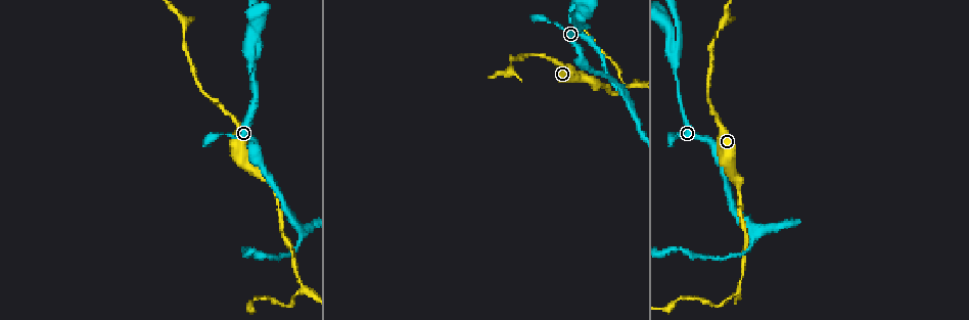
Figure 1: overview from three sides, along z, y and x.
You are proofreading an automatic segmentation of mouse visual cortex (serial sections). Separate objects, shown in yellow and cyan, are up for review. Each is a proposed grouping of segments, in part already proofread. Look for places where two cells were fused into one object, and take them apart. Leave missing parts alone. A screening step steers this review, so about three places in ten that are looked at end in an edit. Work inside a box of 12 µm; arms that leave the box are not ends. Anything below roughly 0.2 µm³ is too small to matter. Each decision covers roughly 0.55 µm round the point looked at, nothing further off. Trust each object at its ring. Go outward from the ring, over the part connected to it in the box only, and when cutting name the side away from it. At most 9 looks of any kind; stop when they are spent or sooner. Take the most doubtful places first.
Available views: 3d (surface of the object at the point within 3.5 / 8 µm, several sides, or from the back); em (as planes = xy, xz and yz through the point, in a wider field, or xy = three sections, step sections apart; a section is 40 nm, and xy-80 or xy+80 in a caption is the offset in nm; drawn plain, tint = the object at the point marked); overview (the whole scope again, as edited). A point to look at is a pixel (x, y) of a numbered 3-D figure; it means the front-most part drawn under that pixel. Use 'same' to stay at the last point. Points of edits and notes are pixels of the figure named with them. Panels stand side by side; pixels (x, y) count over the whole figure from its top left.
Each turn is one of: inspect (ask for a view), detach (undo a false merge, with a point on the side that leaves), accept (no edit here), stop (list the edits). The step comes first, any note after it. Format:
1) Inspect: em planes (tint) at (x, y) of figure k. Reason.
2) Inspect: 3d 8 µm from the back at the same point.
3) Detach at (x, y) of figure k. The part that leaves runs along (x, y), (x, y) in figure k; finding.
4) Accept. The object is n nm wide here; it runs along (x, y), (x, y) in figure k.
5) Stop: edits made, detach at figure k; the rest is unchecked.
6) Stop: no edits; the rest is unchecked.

Inspect: 3d 3.5 µm at (674, 55) of figure 1. A fork.

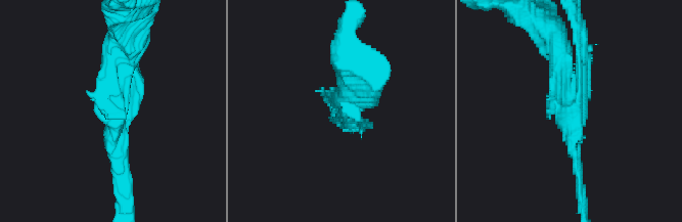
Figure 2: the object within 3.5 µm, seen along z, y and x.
Inspect: em xy step 3 (plain) at (114, 108) of figure 2.

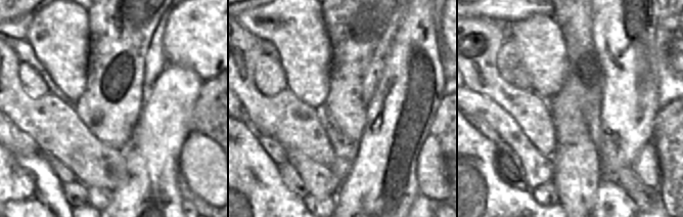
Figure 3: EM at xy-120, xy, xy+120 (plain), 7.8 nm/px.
Inspect: em xy step 3 (tint) at the same point.

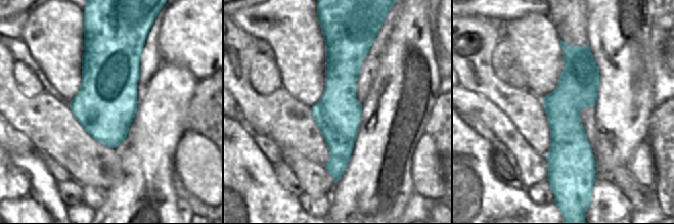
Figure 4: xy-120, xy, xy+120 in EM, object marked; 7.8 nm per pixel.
Detach at (360, 114) of figure 2. A border runs along (544, 104), (587, 142) in figure 4; two cells meet here.

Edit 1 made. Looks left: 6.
Inspect: overview. Redraw.

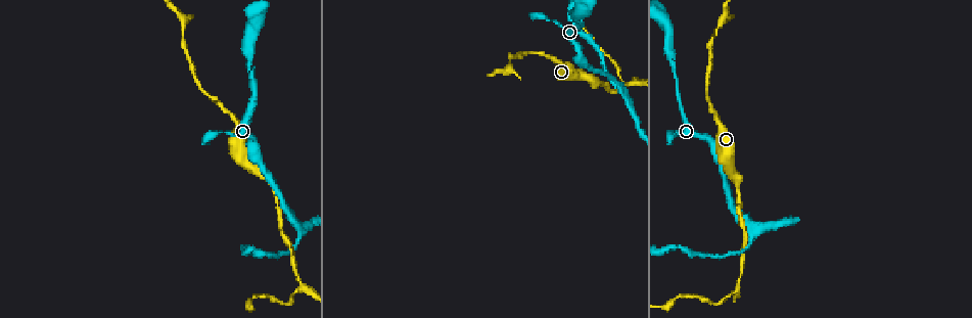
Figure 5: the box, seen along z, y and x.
Inspect: 3d 8 µm at (296, 226) of figure 5. Three arms meet.

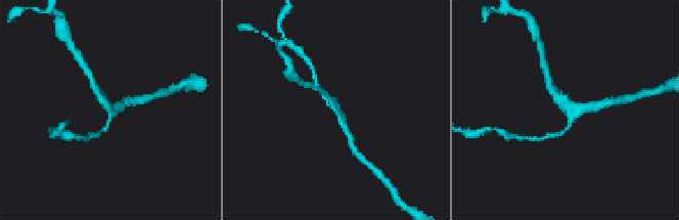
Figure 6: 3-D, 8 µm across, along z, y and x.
Inspect: em xy step 5 (tint) at (109, 109) of figure 6. 3 arms meet here; the arms are 150, 200, 250 nm wide.

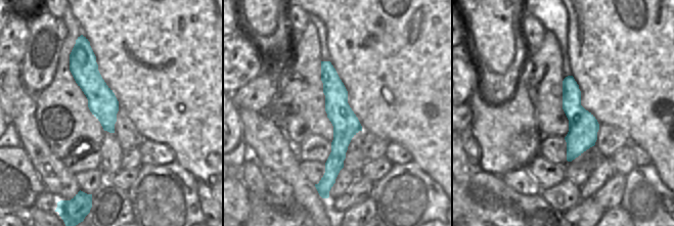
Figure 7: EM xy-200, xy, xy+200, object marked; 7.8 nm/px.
Accept. The object is 200 nm wide here; it runs along (323, 63), (340, 114), (329, 180) in figure 7; one cell here.

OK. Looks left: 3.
Inspect: 3d 3.5 µm at (592, 79) of figure 5. Calibre changes.

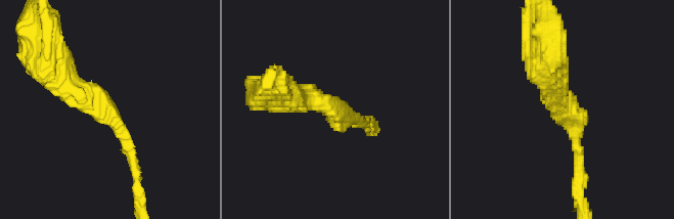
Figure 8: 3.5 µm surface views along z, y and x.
Inspect: em xy step 1 (tint) at (106, 110) of figure 8. The arms are 150, 400 nm wide.

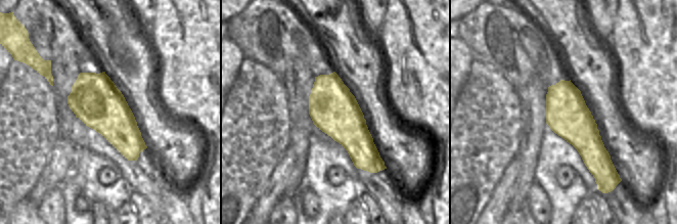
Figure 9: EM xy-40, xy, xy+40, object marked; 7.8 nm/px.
Accept. It runs along (55, 68), (111, 118), (134, 171) in figure 8; continuous, no second cell.

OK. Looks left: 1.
Stop: edits made, detach at figure 2; the rest is unchecked.

